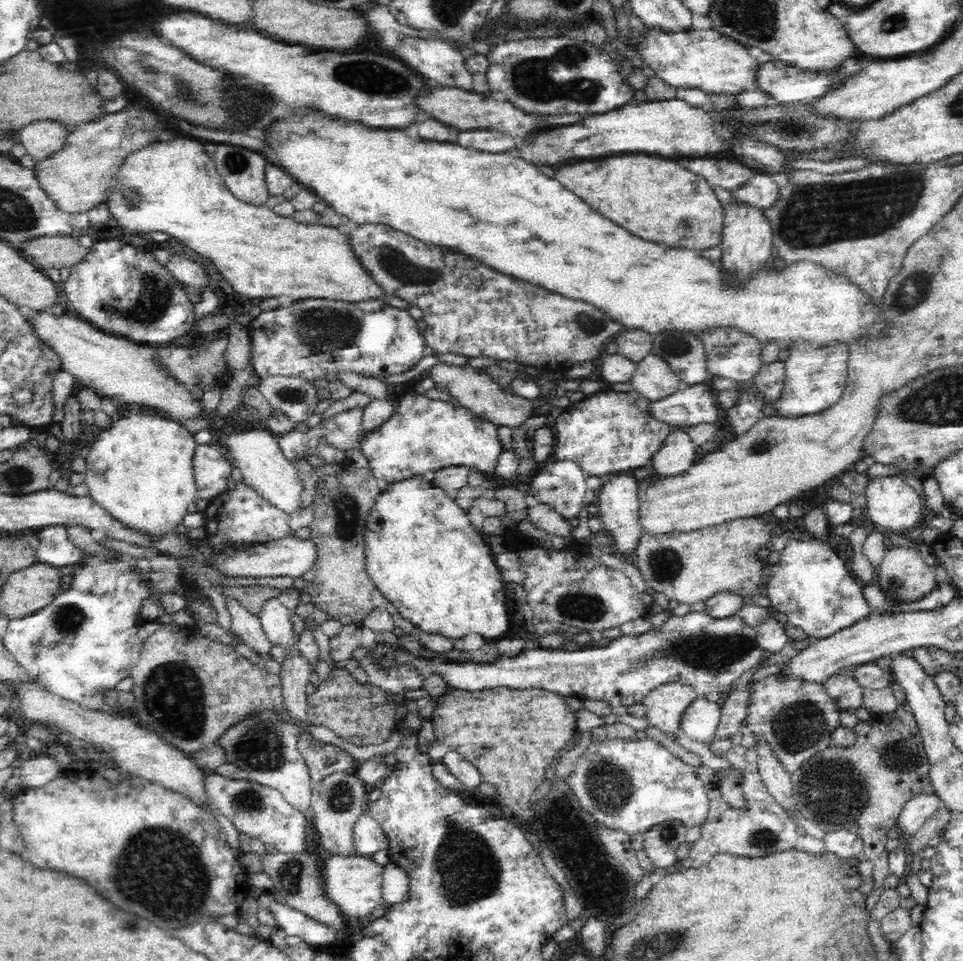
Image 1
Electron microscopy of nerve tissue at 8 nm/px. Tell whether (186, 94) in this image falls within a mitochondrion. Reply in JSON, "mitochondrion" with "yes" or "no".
{"mitochondrion":"no"}

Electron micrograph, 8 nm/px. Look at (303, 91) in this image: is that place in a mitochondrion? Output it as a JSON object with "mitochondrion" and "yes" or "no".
{"mitochondrion":"no"}

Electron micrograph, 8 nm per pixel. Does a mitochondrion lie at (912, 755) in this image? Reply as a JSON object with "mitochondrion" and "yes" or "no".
{"mitochondrion":"yes"}

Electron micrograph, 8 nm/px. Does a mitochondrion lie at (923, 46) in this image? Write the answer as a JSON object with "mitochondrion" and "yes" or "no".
{"mitochondrion":"no"}

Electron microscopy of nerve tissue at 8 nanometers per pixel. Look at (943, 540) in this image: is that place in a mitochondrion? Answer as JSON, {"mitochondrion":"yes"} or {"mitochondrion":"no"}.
{"mitochondrion":"no"}

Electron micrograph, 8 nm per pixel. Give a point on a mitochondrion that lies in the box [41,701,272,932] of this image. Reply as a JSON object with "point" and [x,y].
{"point":[172,881]}

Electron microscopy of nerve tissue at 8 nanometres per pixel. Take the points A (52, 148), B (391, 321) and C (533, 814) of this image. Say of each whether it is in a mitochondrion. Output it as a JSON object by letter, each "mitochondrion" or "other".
{"A":"other","B":"other","C":"other"}

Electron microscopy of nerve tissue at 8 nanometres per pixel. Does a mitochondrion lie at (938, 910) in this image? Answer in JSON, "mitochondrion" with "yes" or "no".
{"mitochondrion":"no"}

